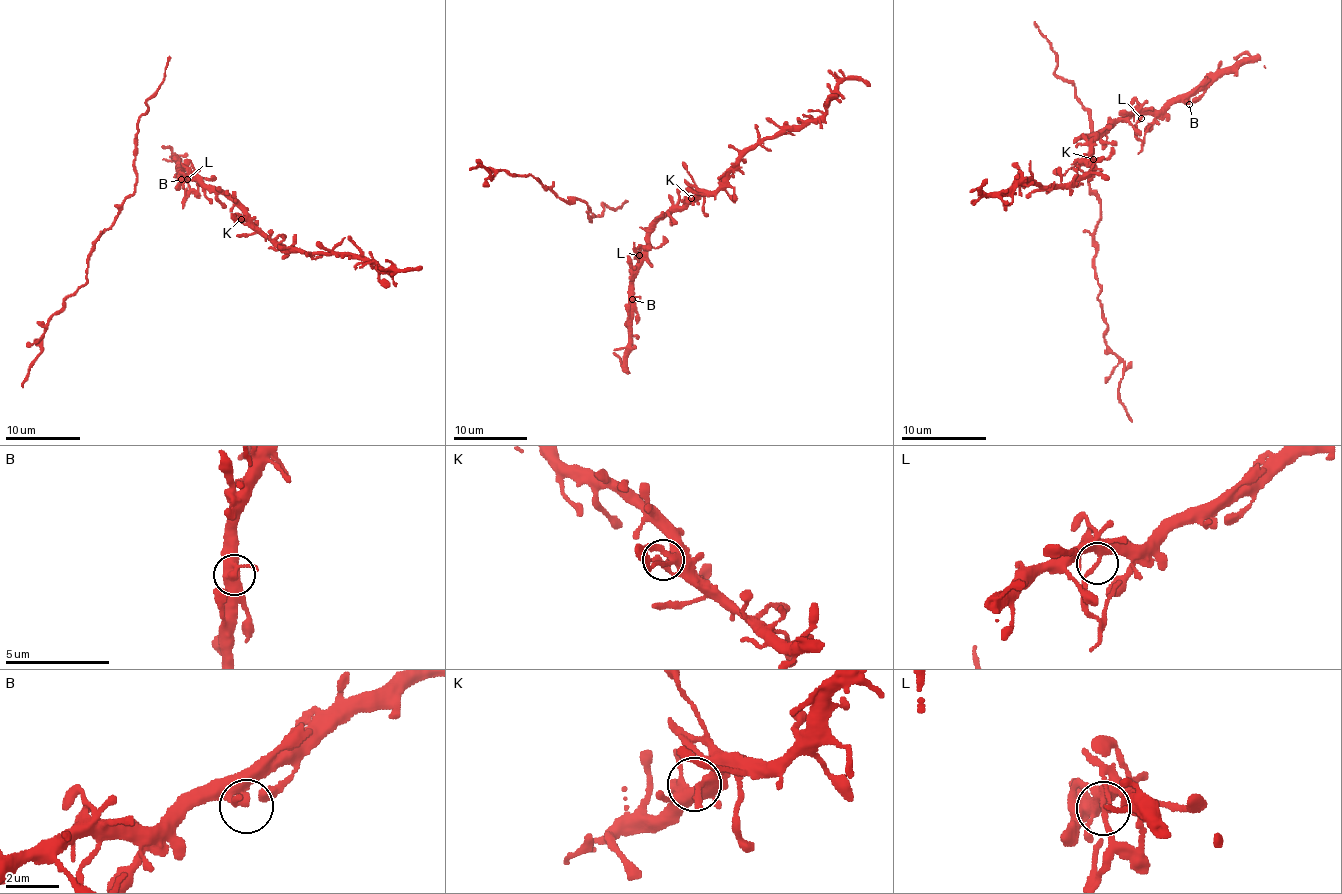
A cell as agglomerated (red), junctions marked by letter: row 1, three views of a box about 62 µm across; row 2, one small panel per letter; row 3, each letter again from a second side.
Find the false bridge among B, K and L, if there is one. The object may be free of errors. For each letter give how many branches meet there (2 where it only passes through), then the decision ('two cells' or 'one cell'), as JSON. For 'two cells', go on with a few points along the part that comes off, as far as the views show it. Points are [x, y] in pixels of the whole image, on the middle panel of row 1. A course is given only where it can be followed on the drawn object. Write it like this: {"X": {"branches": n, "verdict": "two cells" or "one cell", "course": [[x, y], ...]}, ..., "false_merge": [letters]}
{"B": {"branches": 2, "verdict": "one cell"}, "K": {"branches": 2, "verdict": "one cell"}, "L": {"branches": 2, "verdict": "two cells", "course": [[639, 256], [641, 246], [637, 249], [637, 260]]}, "false_merge": ["L"]}

